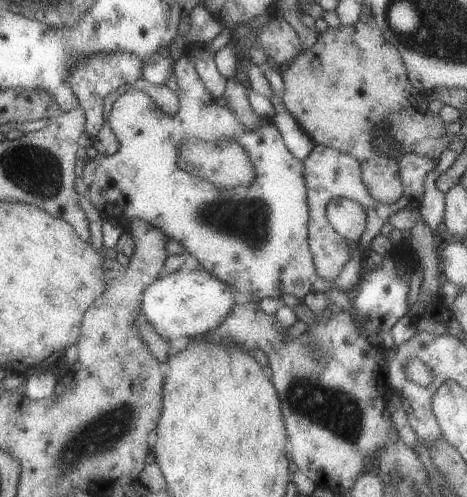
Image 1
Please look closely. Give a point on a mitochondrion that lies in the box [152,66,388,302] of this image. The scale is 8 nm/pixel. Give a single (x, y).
(249, 218)

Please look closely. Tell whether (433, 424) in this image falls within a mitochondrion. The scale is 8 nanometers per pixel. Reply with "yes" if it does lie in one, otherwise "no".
no

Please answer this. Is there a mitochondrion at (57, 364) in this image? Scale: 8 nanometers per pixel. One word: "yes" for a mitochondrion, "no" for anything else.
no

